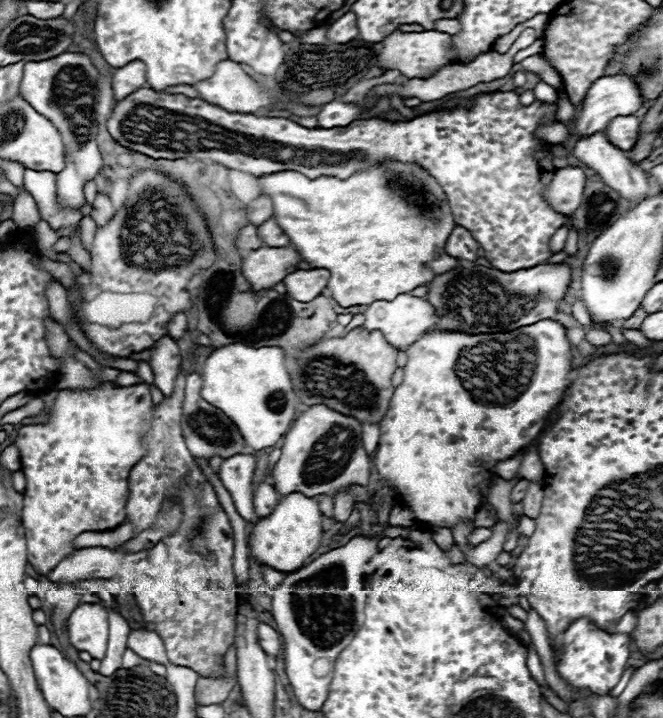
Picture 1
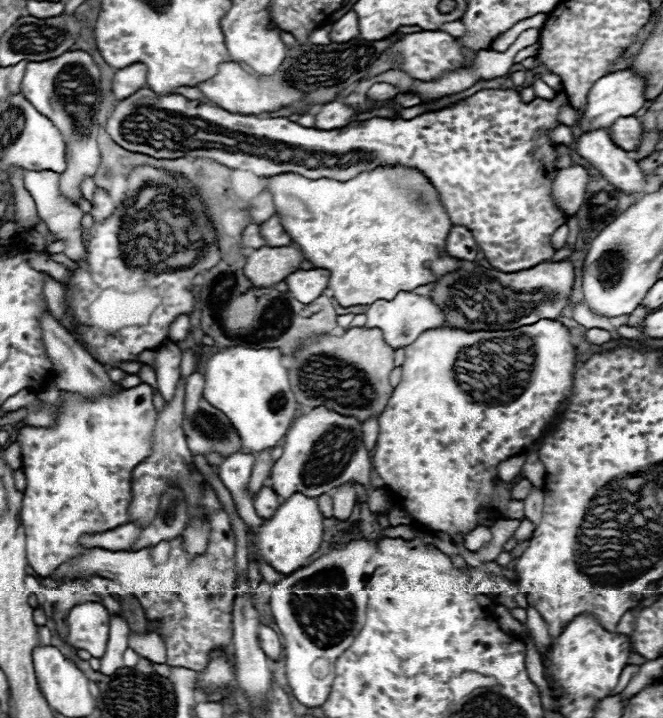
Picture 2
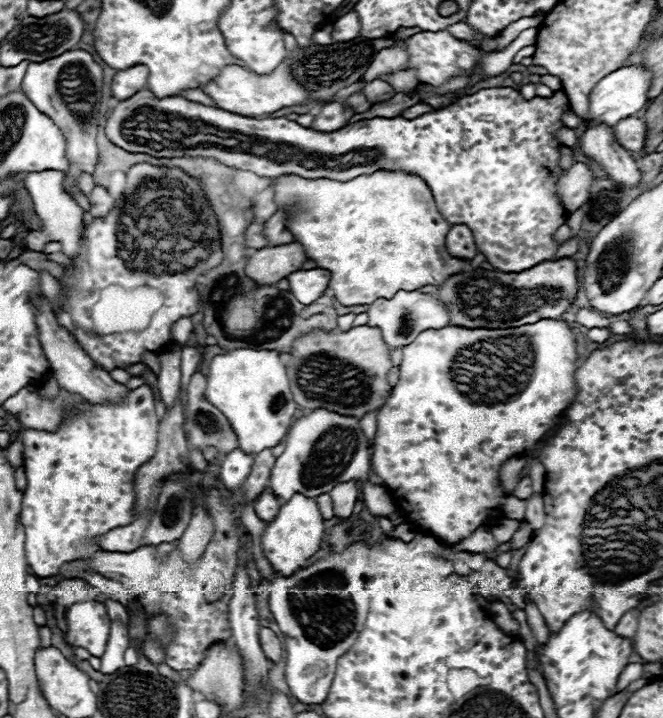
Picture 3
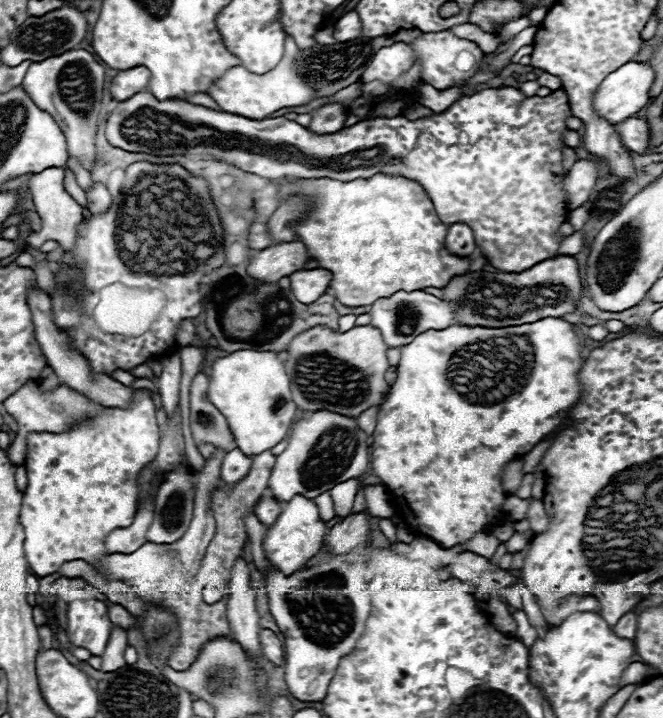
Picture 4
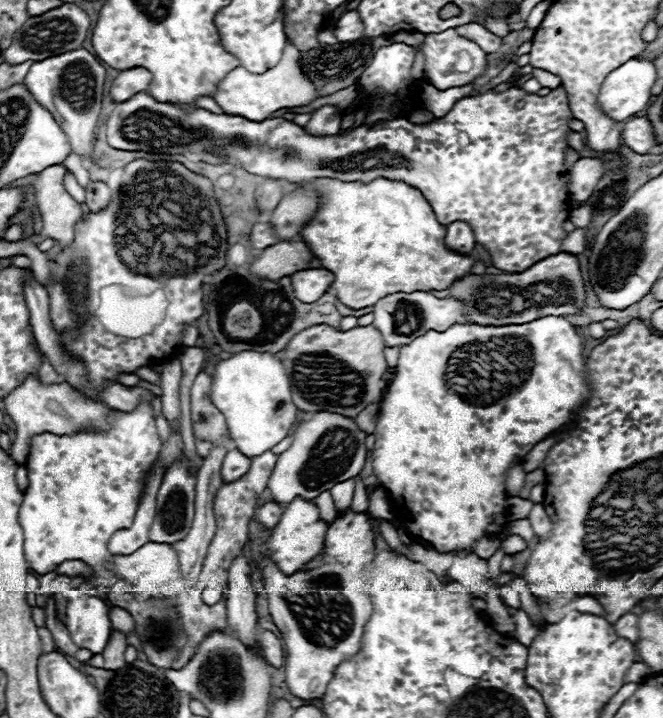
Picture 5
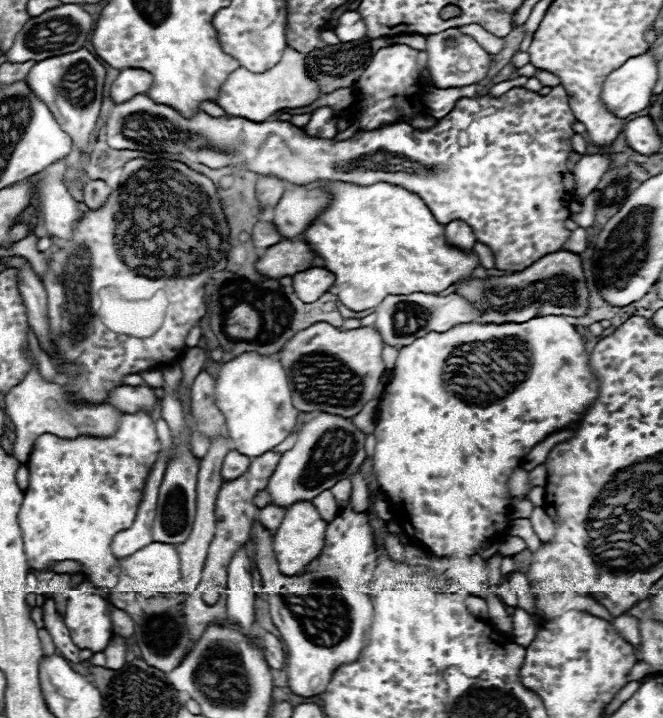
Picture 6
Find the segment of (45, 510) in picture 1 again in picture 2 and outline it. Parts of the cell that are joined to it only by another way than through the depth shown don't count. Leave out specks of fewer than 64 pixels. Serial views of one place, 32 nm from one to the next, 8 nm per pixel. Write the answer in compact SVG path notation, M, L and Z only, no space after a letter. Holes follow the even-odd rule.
M140 384L134 388L124 388L118 394L102 394L96 400L62 392L56 422L50 428L22 426L18 430L16 442L22 450L22 470L28 482L24 490L20 522L26 530L26 558L36 574L50 576L64 560L82 554L86 550L78 544L82 534L102 534L130 520L130 478L132 470L146 456L150 456L154 422L156 410L152 404L152 388L148 384Z

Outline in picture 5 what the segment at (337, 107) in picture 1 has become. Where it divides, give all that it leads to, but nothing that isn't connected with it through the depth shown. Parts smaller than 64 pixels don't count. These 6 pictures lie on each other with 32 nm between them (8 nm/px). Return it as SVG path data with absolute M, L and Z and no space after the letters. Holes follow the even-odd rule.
M322 106L312 112L312 120L304 128L316 136L332 136L340 132L340 122L342 112L336 106Z

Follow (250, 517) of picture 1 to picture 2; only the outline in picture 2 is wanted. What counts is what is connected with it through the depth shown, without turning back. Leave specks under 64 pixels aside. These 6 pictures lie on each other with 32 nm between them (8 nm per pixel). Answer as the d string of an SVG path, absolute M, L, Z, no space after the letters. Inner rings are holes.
M236 452L228 458L224 458L224 462L218 466L218 476L224 482L224 486L230 490L240 518L252 530L256 530L262 524L262 518L254 512L252 498L250 498L250 492L248 492L248 482L250 482L250 476L252 476L252 468L254 468L254 456Z

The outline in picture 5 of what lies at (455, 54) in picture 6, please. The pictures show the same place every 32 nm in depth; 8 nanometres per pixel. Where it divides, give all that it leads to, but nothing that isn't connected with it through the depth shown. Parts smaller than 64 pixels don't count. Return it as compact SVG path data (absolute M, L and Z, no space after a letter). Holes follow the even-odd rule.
M452 28L438 34L426 34L422 46L416 46L416 52L424 54L424 78L436 88L466 86L476 76L480 76L488 64L486 62L488 54L476 42L458 36Z

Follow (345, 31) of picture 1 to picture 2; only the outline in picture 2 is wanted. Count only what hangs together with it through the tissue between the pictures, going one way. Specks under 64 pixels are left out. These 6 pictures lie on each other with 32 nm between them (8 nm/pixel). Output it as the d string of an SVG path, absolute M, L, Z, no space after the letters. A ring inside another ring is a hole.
M354 12L344 14L340 20L332 24L330 40L332 42L348 42L358 36L358 16Z

